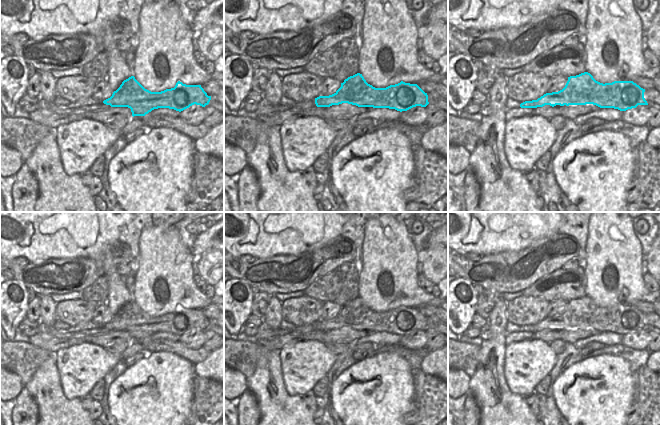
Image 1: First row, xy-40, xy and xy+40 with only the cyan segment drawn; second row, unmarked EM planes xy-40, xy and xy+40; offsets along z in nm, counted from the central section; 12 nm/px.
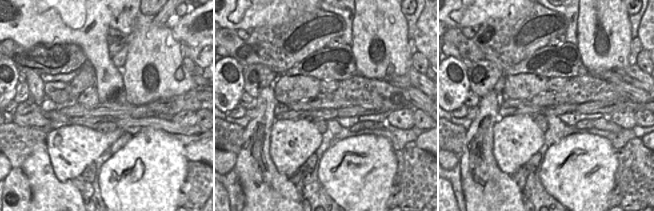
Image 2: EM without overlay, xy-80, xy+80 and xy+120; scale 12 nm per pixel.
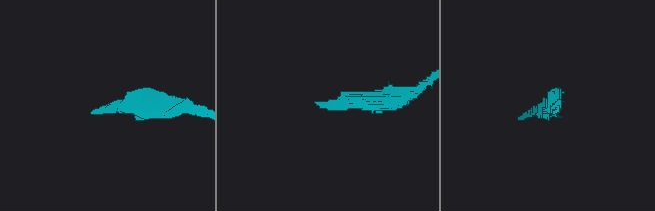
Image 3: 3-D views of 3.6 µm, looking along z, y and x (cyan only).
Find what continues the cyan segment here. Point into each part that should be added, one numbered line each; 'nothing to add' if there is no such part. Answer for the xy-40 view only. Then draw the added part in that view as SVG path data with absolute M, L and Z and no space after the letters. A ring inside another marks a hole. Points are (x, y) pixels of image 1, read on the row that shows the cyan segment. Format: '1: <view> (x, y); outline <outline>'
1: xy-40 (212, 87); outline M212 79L206 83L202 83L201 87L204 89L208 96L216 96L221 88L221 85L216 80Z
2: xy-40 (88, 105); outline M91 97L87 99L79 100L70 105L65 105L63 107L58 107L54 103L49 103L41 98L39 98L38 109L46 109L48 111L56 112L60 115L72 115L74 113L90 113L90 112L100 112L110 108L110 105L104 104L102 101L95 101Z

